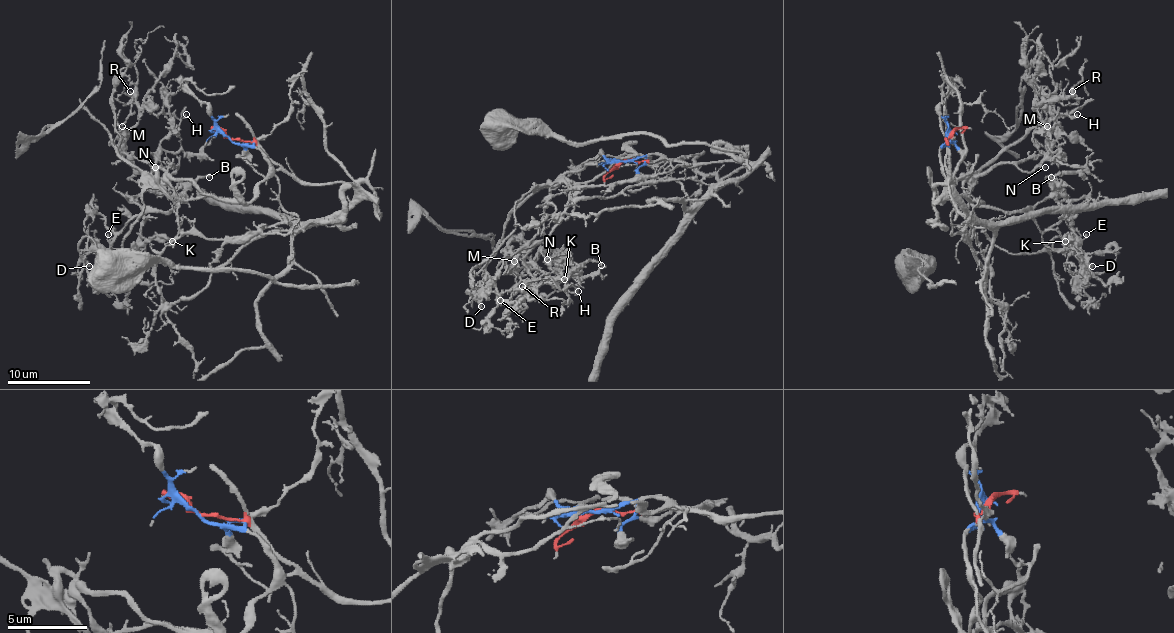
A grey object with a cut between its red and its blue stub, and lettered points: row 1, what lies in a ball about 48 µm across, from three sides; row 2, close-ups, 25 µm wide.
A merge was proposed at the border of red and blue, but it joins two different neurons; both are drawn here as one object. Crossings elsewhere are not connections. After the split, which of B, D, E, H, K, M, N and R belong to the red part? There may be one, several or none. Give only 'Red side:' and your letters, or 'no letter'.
Red side: no letter

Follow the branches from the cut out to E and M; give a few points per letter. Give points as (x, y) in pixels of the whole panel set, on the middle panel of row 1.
E: (621, 162), (660, 156), (616, 158), (581, 183), (544, 238), (507, 255), (494, 274), (501, 301)
M: (621, 162), (569, 170), (542, 212), (542, 230), (515, 257), (525, 276), (521, 255), (513, 261)

